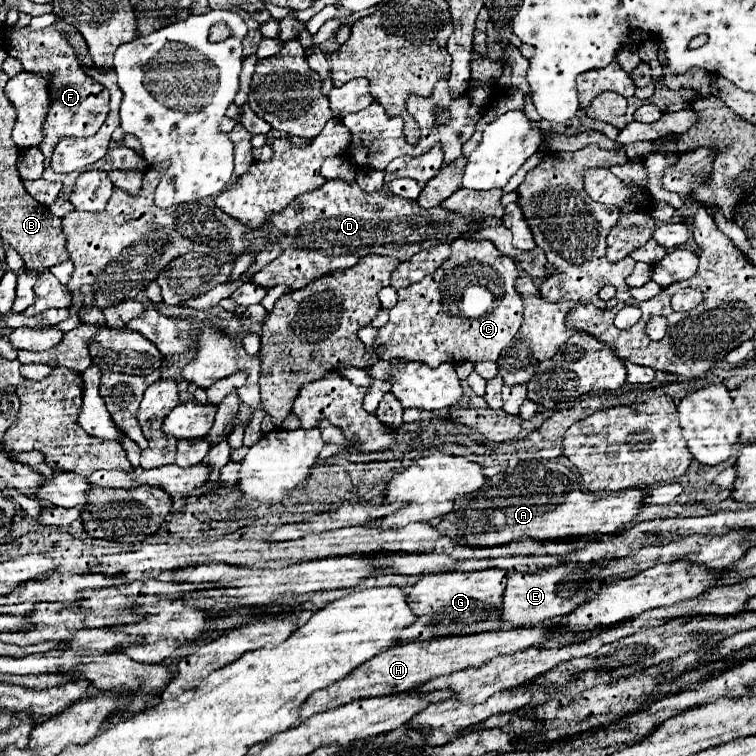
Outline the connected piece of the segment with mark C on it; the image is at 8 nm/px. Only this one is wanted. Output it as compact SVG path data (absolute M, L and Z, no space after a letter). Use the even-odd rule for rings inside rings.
M456 239L452 243L450 257L432 275L422 281L412 283L398 291L398 303L390 309L390 321L378 329L374 341L374 351L380 359L402 357L408 361L422 361L428 367L438 367L440 363L480 363L496 361L500 351L514 339L520 329L520 295L516 295L514 281L518 279L518 267L510 257L504 257L492 241L480 239Z

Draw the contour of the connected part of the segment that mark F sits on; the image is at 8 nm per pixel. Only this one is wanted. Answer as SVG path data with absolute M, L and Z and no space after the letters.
M2 25L4 27L4 49L8 51L10 57L16 57L20 59L22 67L32 73L38 73L38 75L46 75L50 77L50 85L48 85L48 91L50 91L50 107L46 111L46 119L44 119L44 125L42 125L42 133L44 133L44 139L40 141L40 151L44 153L46 157L46 171L44 171L44 179L58 179L64 183L62 191L60 191L60 197L68 201L68 193L74 191L74 181L78 175L58 175L50 169L50 157L52 157L52 151L54 151L54 145L64 139L64 137L88 137L88 135L94 135L102 123L106 121L106 115L108 115L108 99L110 99L110 93L106 87L102 87L100 83L96 83L90 75L86 75L86 71L82 69L82 63L78 61L72 45L64 39L64 35L54 27L46 27L46 29L40 29L40 31L30 31L28 27L8 27L8 25Z

